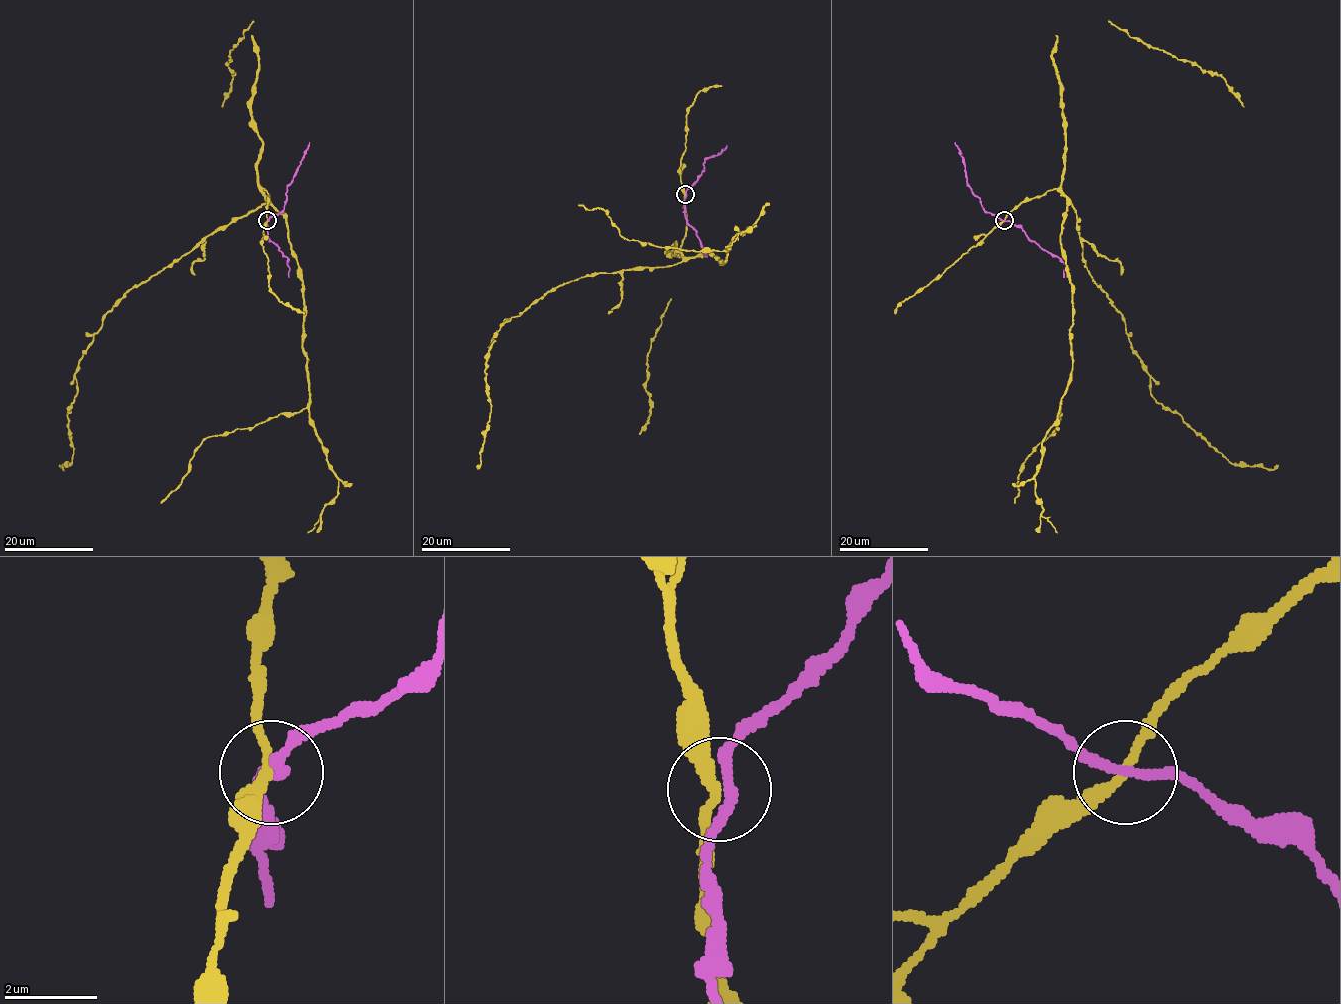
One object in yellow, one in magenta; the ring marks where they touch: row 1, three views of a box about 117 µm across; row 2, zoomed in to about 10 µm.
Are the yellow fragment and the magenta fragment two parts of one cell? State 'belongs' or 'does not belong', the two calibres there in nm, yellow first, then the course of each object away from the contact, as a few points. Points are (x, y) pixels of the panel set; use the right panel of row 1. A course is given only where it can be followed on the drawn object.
does not belong; calibres 200 and 200 nm; course yellow (1004, 221), (1023, 202), (1063, 195), (1151, 395), (1228, 461), (1278, 465); course magenta (1004, 221), (983, 208), (967, 182), (965, 165), (955, 142)

